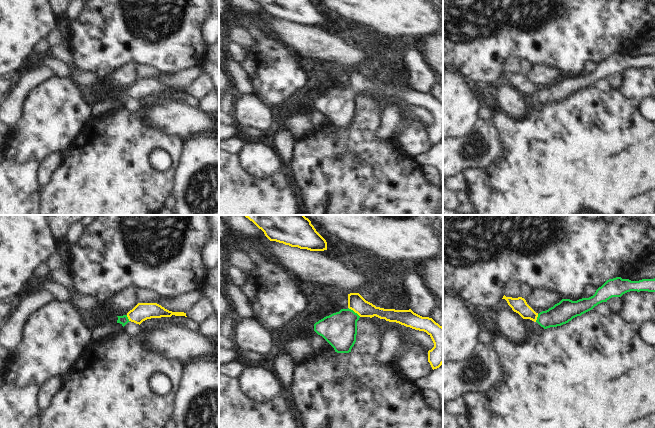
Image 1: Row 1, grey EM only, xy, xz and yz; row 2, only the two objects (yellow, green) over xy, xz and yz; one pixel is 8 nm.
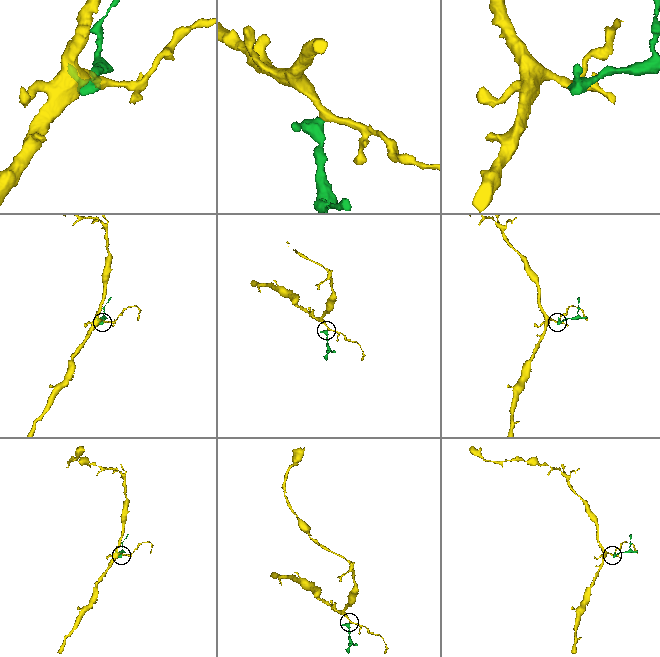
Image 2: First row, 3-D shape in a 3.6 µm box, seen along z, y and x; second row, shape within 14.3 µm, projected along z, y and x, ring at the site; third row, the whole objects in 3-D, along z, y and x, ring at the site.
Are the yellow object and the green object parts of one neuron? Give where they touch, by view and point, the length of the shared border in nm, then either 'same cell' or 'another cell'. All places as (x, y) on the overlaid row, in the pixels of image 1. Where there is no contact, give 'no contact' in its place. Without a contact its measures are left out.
meets yellow in xz at (354, 311); contact 130 nm long; same cell

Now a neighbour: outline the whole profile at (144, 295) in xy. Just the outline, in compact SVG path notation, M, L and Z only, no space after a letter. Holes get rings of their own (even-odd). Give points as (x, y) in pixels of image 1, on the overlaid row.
M136 287L137 298L139 303L158 303L162 298L156 292L151 289L143 287Z

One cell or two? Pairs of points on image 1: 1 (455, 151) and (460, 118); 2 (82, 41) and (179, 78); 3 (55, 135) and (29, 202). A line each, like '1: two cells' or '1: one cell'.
1: two cells
2: two cells
3: one cell

